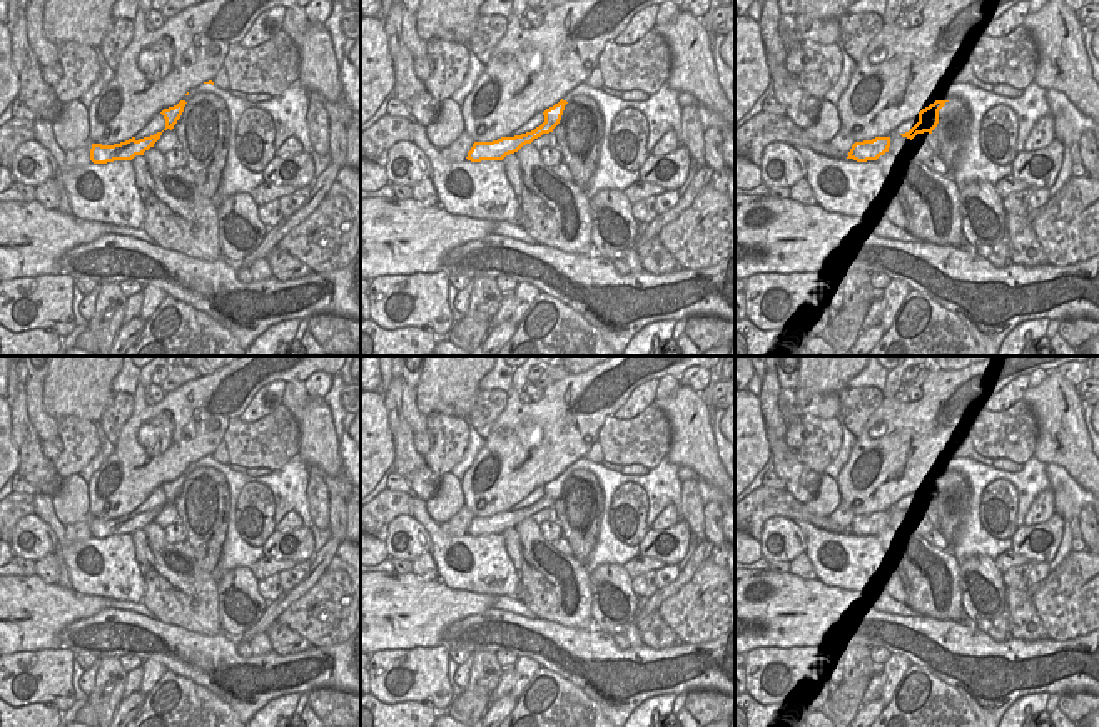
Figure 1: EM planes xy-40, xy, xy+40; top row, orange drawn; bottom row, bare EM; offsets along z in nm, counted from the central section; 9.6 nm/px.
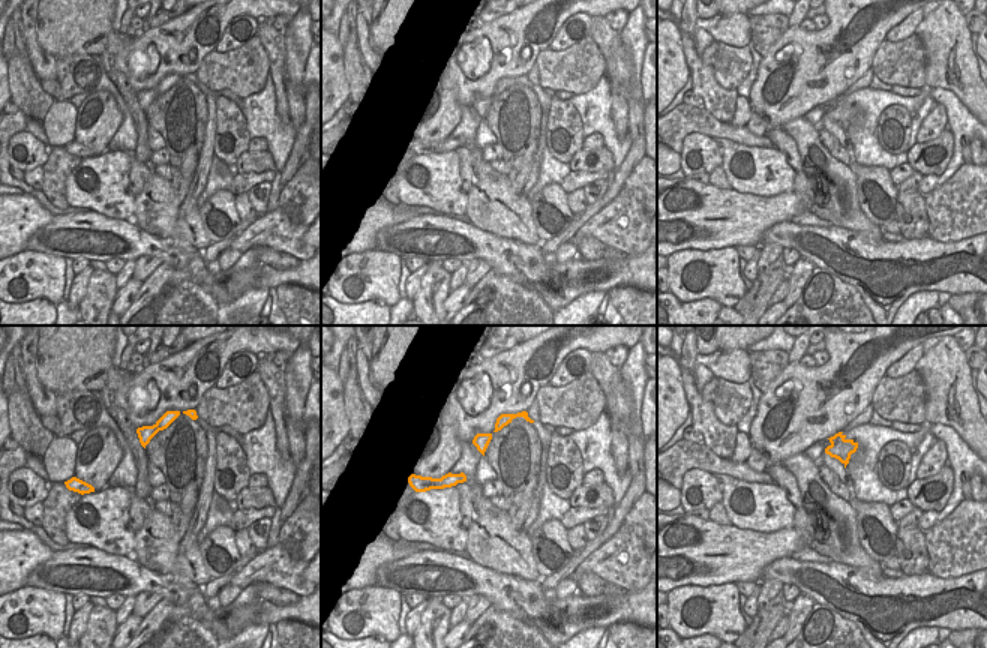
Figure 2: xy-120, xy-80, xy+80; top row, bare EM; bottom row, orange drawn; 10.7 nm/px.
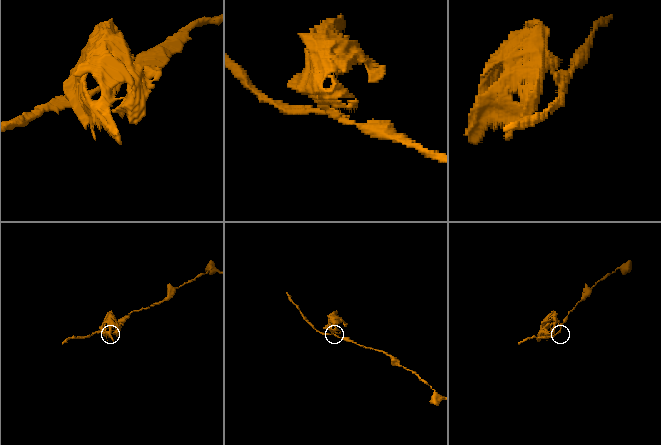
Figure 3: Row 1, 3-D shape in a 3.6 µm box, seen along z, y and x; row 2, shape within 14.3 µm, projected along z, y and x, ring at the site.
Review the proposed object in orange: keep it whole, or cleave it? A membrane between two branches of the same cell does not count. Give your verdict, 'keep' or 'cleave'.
cleave

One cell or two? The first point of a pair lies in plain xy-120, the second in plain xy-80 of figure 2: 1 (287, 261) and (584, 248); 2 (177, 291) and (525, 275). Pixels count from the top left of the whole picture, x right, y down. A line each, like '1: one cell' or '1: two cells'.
1: one cell
2: two cells

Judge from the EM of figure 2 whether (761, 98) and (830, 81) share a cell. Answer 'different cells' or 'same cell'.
same cell

